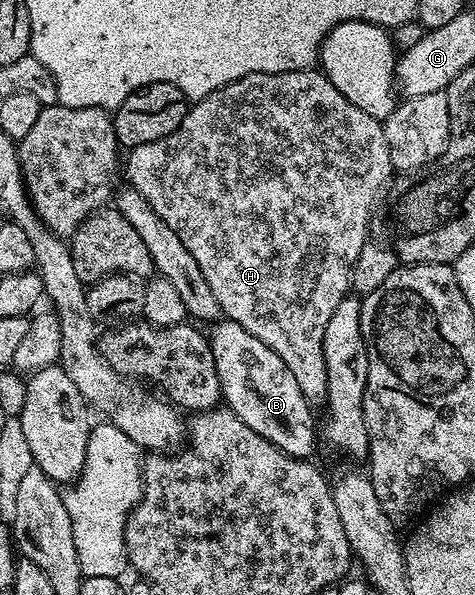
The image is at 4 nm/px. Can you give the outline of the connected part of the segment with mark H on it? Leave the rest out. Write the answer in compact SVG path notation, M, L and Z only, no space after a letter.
M320 70L280 71L279 73L251 73L239 81L231 81L215 93L196 100L183 117L179 129L159 141L151 141L147 145L139 145L128 152L129 160L124 160L123 171L129 174L128 182L145 200L179 233L179 241L187 245L187 253L195 257L199 269L203 269L203 277L207 277L207 285L211 285L211 293L215 293L215 301L219 301L222 316L247 329L263 345L267 345L275 353L279 353L279 361L291 369L291 377L303 389L306 399L321 401L327 389L327 365L323 357L323 333L327 329L327 321L331 321L331 313L346 298L351 287L351 268L357 260L357 254L370 238L369 218L373 210L381 203L385 190L389 187L389 178L395 175L391 165L391 157L387 149L387 139L382 120L363 113Z

